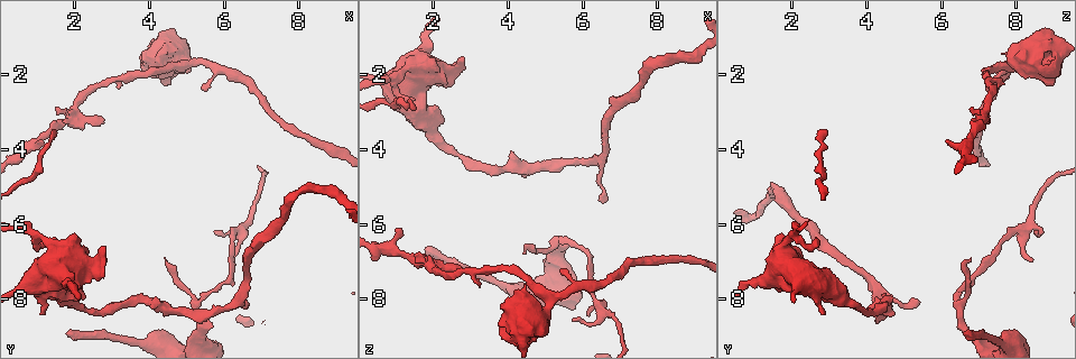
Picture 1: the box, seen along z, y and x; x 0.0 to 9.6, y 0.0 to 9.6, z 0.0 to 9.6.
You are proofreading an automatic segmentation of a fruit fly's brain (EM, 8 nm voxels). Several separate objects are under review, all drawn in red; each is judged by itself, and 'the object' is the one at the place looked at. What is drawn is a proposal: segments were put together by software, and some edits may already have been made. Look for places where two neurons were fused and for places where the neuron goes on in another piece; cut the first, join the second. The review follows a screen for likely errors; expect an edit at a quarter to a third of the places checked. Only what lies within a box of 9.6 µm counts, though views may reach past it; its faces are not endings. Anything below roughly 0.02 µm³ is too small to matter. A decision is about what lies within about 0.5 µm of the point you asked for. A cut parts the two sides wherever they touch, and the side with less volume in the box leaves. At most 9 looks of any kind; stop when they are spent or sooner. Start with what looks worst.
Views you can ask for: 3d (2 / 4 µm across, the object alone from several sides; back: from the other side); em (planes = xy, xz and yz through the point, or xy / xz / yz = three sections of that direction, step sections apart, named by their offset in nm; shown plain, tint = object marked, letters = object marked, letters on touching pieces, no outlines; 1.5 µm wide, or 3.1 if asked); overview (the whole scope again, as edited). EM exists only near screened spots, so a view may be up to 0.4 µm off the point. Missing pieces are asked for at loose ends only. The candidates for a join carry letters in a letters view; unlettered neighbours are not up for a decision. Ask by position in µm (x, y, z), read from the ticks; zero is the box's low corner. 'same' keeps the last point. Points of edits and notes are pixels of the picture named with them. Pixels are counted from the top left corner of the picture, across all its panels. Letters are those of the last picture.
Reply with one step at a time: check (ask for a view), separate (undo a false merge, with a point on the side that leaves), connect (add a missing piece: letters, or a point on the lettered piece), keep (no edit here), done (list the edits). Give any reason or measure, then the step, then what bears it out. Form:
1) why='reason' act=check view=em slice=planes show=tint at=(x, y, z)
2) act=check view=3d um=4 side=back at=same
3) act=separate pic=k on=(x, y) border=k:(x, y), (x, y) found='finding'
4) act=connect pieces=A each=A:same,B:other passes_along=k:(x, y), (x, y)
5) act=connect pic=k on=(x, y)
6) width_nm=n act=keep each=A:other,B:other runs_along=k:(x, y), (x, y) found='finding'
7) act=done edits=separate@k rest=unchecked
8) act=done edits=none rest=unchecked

why='long arm stops here' act=check view=em slice=planes show=letters at=(1.80, 8.90, 6.65)

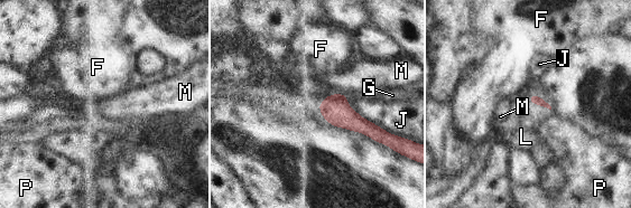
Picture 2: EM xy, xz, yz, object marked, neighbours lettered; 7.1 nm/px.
act=keep each=F:other,G:other,J:other,L:other,M:other,P:other border=2:(330, 94), (325, 97) found='no lettered piece goes on from it'

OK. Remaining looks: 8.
why='branch stops here' act=check view=em slice=yz step=8 show=letters at=(6.05, 7.00, 8.45)

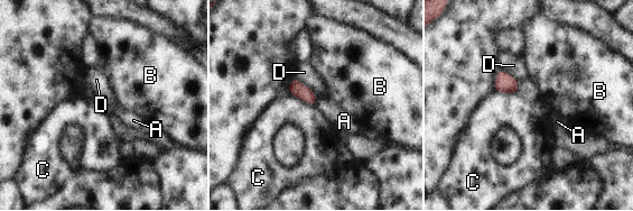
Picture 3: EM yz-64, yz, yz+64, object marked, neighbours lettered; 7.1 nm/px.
width_nm=100 act=keep each=A:other,B:other,C:other,D:other border=3:(294, 76), (317, 97) found='none of them fits'

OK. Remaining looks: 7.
why='free end' act=check view=3d um=2 at=(5.40, 2.50, 7.25)

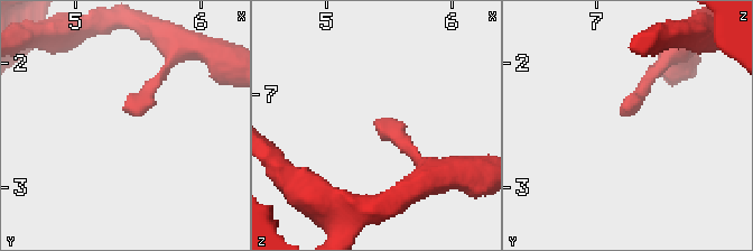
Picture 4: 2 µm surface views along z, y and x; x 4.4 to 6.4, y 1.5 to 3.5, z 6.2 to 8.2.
why='shape alone is not enough' act=check view=em slice=yz step=4 show=tint at=(5.46, 2.40, 7.24)

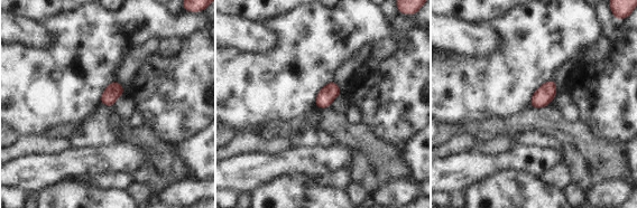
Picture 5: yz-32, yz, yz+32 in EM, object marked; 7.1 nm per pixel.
why='what lies round it' act=check view=em slice=yz step=4 show=letters at=same

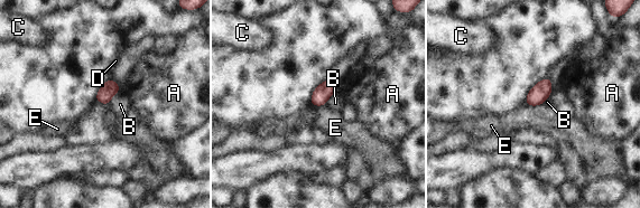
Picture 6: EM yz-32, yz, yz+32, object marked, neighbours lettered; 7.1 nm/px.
width_nm=110 longest_contact=B:150nm act=keep each=A:other,B:other,C:other,D:other,E:other found='none of them fits'

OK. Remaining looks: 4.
why='branch stops here' act=check view=em slice=planes show=letters at=(6.50, 7.90, 5.20)

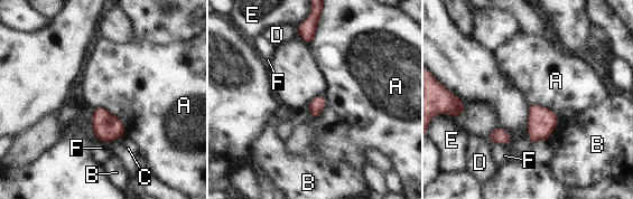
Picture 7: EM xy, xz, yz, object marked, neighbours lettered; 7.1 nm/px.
act=keep each=A:other,B:other,C:other,D:other,E:other,F:other border=7:(94, 107), (112, 113), (124, 134) found='none of them fits'

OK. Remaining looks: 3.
act=done edits=none rest=unchecked

